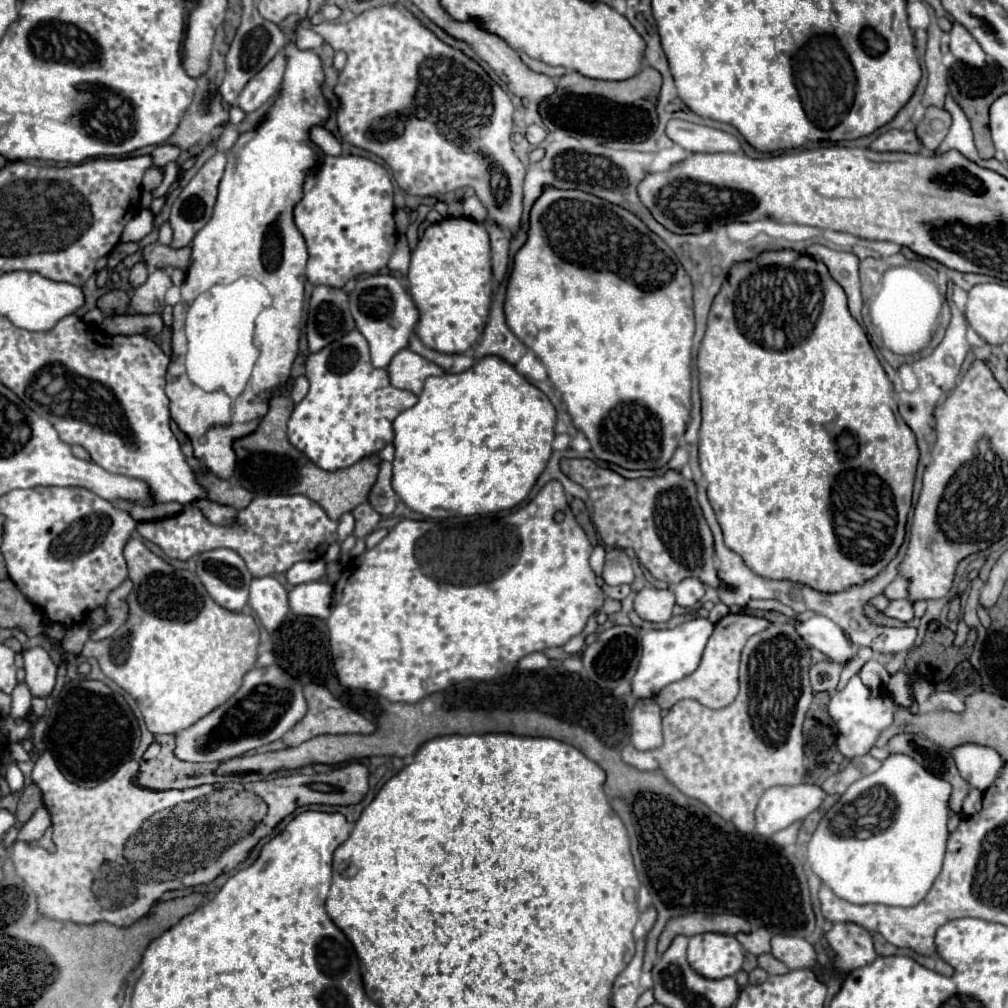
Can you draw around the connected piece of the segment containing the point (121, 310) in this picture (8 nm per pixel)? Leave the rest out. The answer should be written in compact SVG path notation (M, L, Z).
M109 290L107 294L103 294L97 300L97 308L105 314L105 316L113 316L113 314L127 314L129 312L129 296L125 290Z

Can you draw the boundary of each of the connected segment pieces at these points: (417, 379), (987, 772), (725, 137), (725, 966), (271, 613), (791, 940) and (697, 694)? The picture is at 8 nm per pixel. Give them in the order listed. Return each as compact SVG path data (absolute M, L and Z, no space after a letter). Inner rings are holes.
M407 348L393 356L391 364L387 366L387 372L389 372L389 380L395 388L409 390L415 396L421 394L423 382L427 376L441 376L443 374L443 370L437 364L421 358L419 354L411 352Z
M961 744L959 748L953 748L951 754L955 756L959 774L969 782L969 786L979 788L981 792L993 782L1003 764L993 748L979 744Z
M671 118L667 122L665 134L679 144L681 148L689 152L703 152L703 154L713 154L713 152L739 152L739 140L723 130L685 122Z
M703 932L689 938L687 960L691 968L705 978L735 976L741 970L745 952L735 936L719 932Z
M273 576L253 578L249 606L257 612L261 624L267 628L267 632L275 632L289 612L287 590Z
M773 936L771 954L787 964L789 970L811 968L811 964L815 964L817 960L815 948L807 940L797 936Z
M727 614L727 616L723 616L715 624L715 632L711 634L711 638L709 638L709 642L703 650L699 668L691 676L685 676L683 680L665 686L663 692L659 692L659 696L655 696L657 704L667 708L667 706L673 706L679 700L691 698L691 700L701 702L707 708L725 708L725 706L729 706L735 700L737 692L739 692L741 650L745 648L745 642L753 634L765 630L767 626L769 626L769 622L765 618L755 618L755 616L749 616L749 614Z

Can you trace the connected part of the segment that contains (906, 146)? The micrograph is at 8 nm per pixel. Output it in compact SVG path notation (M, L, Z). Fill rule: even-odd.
M889 130L871 144L871 150L877 152L921 152L921 148L923 144L919 144L919 136L903 130Z

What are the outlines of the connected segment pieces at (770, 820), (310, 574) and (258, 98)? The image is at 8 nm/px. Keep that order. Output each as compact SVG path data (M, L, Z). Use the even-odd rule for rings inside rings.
M797 784L797 786L773 786L769 788L755 810L757 834L771 836L795 820L803 820L807 814L817 810L827 798L819 784Z
M303 562L303 564L293 564L287 572L287 580L289 584L305 584L305 582L311 582L311 580L319 580L321 576L325 574L323 570L323 564L309 564L309 562Z
M279 52L261 72L257 72L247 86L243 88L243 92L239 94L239 102L237 106L243 112L253 112L259 106L263 106L273 94L277 94L281 80L283 80L283 72L285 72L285 62L287 58L283 56L283 52Z

